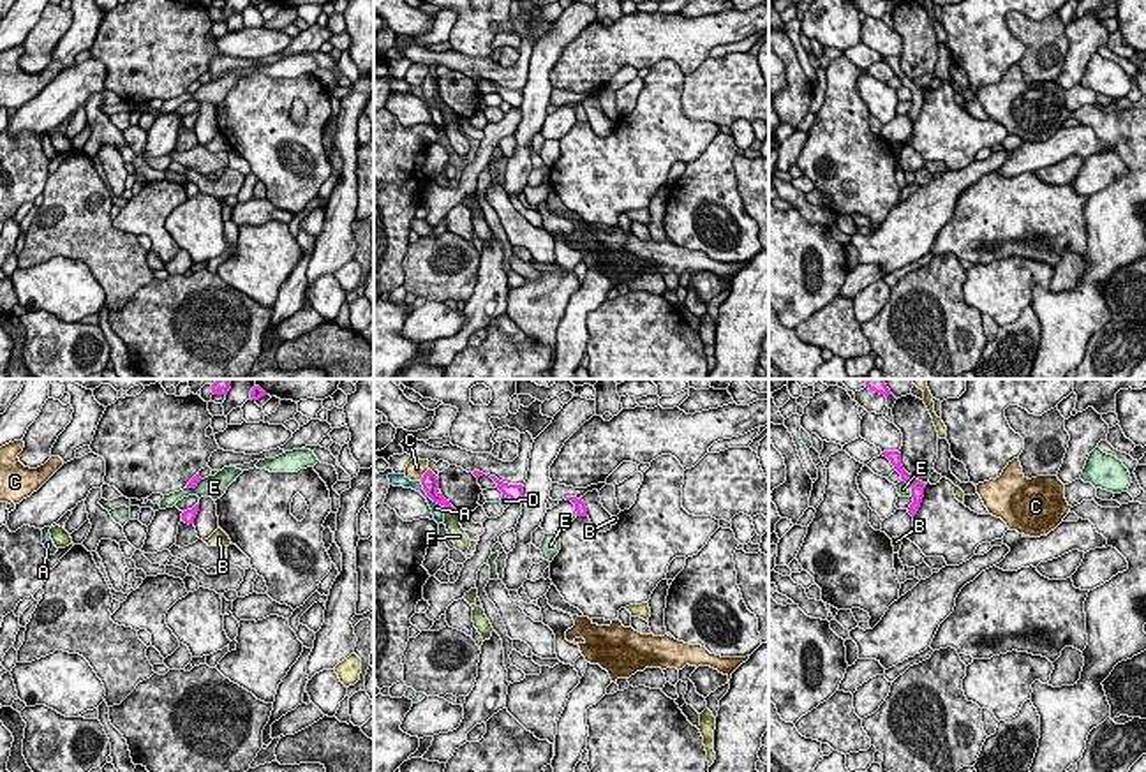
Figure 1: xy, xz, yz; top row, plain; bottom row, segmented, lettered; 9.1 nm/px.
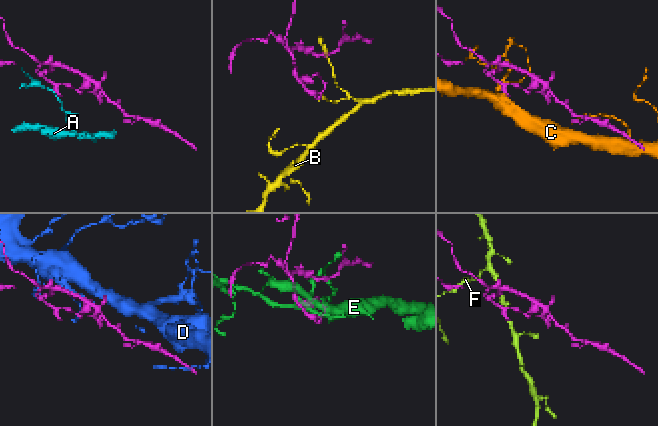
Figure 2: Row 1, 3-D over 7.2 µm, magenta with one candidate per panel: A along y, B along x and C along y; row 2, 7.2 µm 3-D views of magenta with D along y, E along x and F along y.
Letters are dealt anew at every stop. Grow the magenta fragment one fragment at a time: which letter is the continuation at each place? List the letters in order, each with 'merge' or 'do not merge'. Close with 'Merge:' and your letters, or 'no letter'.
A: do not merge
B: do not merge
C: do not merge
D: do not merge
E: do not merge
F: do not merge
Merge: no letter

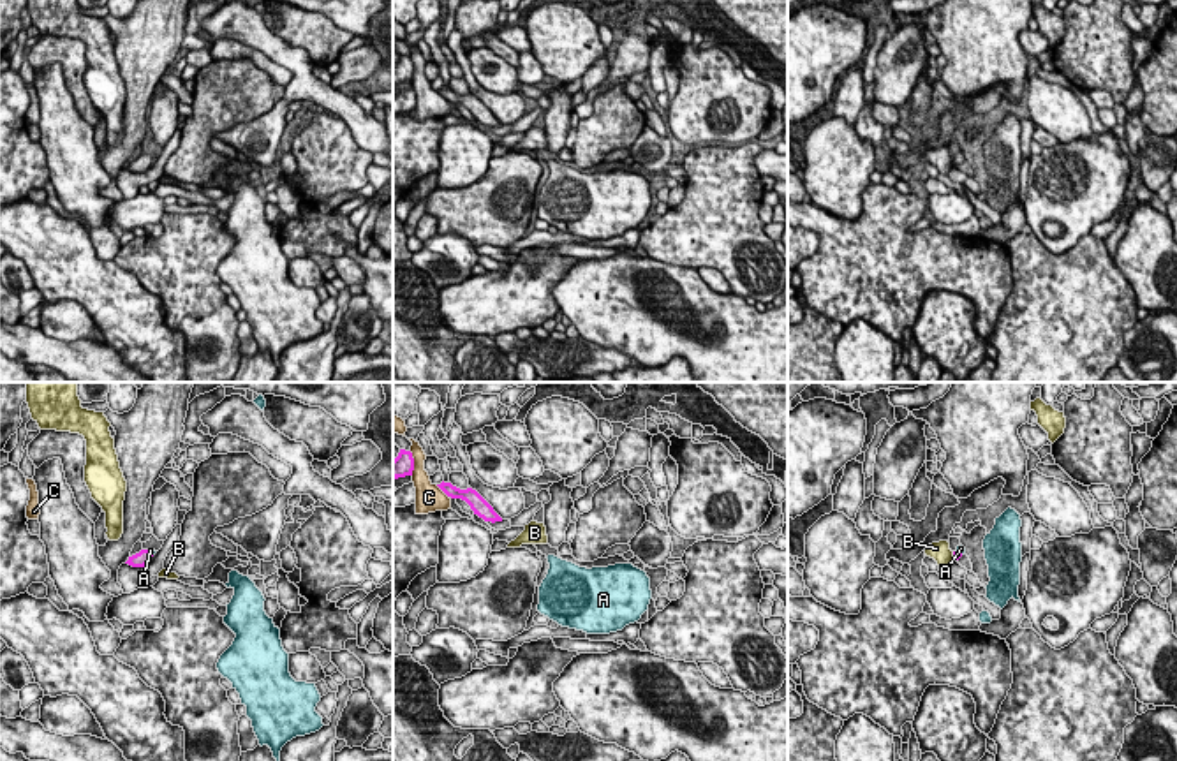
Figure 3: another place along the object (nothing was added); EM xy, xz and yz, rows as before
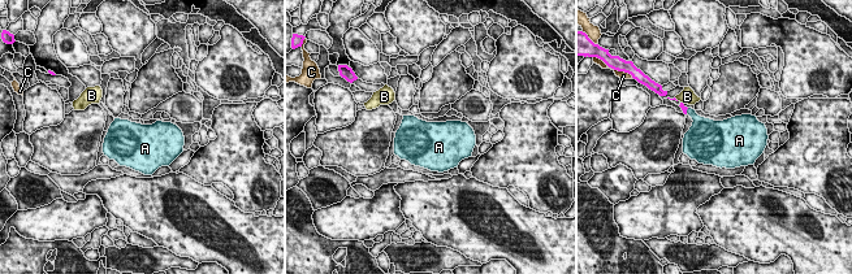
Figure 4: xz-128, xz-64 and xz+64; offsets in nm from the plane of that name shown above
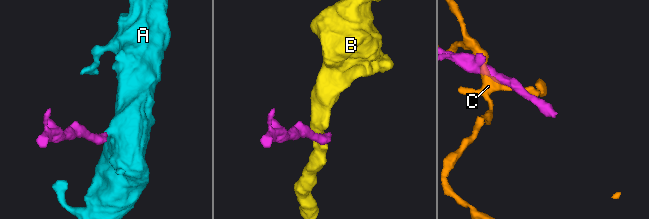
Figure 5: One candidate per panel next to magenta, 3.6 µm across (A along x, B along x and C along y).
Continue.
A: merge
B: do not merge
C: do not merge
Merge: A

